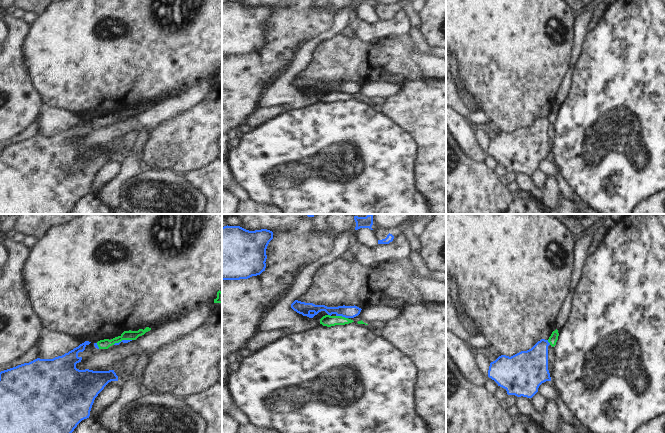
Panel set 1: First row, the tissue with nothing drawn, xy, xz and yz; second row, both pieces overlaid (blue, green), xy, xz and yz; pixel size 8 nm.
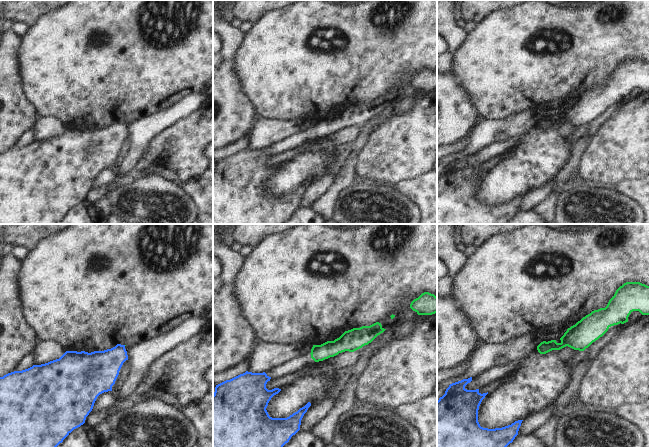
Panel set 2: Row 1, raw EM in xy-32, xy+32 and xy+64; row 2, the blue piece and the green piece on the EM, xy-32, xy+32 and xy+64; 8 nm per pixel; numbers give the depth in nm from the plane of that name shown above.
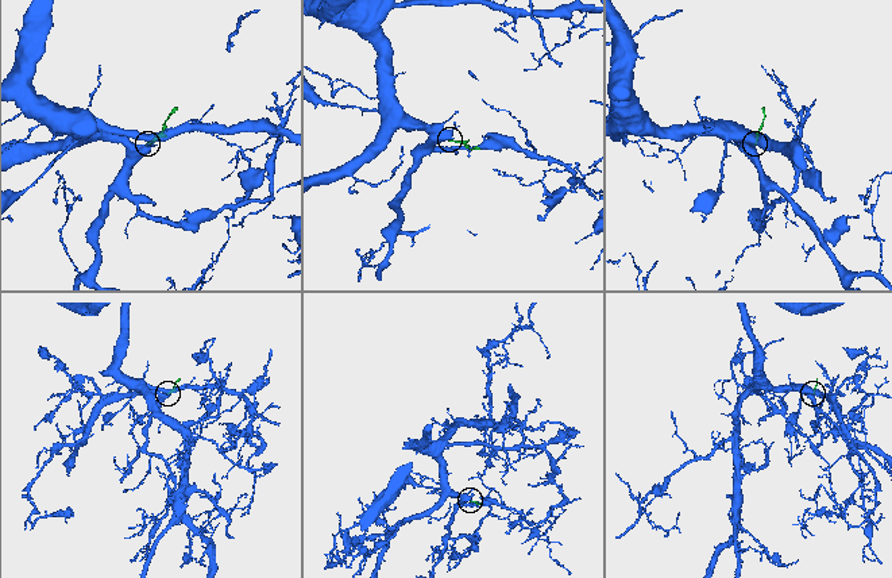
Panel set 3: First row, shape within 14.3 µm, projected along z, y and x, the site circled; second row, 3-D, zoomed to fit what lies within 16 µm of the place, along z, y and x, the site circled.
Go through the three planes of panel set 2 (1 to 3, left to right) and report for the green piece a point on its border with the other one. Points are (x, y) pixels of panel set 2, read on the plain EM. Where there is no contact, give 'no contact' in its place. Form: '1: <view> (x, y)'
1: no contact
2: no contact
3: no contact

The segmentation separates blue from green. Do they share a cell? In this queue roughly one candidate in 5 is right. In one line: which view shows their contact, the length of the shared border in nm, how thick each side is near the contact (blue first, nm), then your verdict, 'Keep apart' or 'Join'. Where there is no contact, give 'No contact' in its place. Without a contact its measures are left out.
Touches blue in xz. Shared border 100 nm. Thickness 100 nm (blue) against 90 nm. Keep apart

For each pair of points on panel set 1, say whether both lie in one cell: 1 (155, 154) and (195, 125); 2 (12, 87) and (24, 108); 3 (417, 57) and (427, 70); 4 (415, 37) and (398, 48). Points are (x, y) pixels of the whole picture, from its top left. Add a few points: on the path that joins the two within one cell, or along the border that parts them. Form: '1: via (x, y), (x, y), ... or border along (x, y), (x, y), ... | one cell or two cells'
1: via (165, 148), (177, 143), (185, 135) | one cell
2: via (12, 92), (12, 96), (19, 103) | one cell
3: via (420, 60), (427, 67) | one cell
4: border along (406, 33), (415, 47) | two cells

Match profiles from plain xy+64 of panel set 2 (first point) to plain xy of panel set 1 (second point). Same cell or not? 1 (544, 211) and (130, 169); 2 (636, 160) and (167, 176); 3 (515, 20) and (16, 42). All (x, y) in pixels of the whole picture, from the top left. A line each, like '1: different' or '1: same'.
1: same
2: different
3: different

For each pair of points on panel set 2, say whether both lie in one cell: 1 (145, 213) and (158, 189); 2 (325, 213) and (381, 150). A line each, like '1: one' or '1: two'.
1: one
2: two

